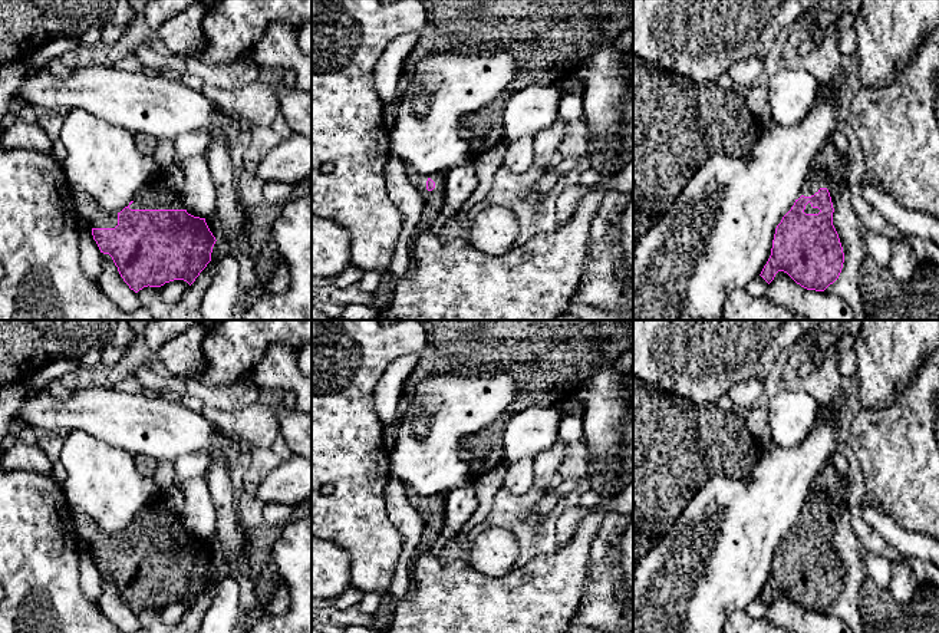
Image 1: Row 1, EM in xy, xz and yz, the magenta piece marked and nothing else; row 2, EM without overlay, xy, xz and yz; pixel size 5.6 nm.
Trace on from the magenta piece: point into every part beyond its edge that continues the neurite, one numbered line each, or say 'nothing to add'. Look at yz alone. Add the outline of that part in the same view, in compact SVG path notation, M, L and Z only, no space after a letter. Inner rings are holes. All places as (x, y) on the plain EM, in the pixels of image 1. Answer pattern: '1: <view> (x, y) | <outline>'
1: yz (829, 490) | M828 461L813 485L811 501L803 510L804 518L811 518L820 510L827 510L833 530L841 518L847 494L847 477L841 477L831 461Z

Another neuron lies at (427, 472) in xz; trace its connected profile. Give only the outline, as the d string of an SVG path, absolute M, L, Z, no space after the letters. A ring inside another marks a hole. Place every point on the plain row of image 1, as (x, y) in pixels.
M445 373L411 380L412 403L402 412L396 442L389 452L389 475L416 494L434 497L474 485L475 478L459 455L461 441L482 431L503 415L520 395L511 375L462 376Z

